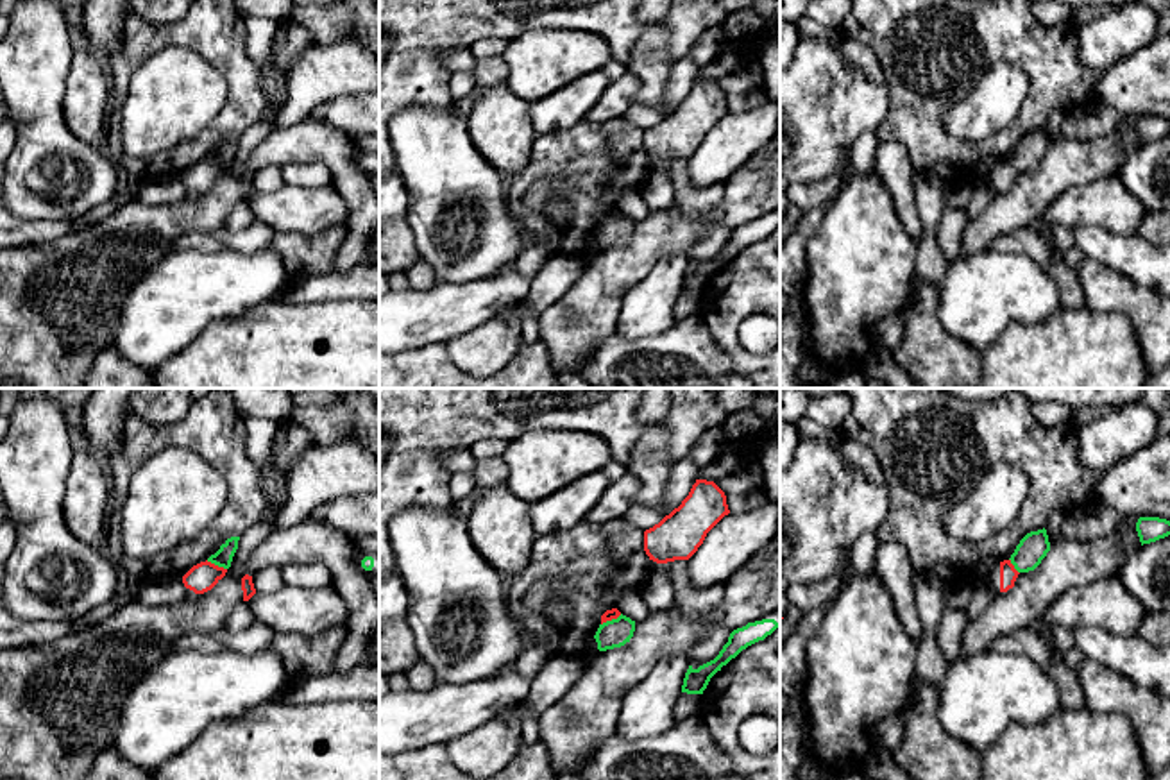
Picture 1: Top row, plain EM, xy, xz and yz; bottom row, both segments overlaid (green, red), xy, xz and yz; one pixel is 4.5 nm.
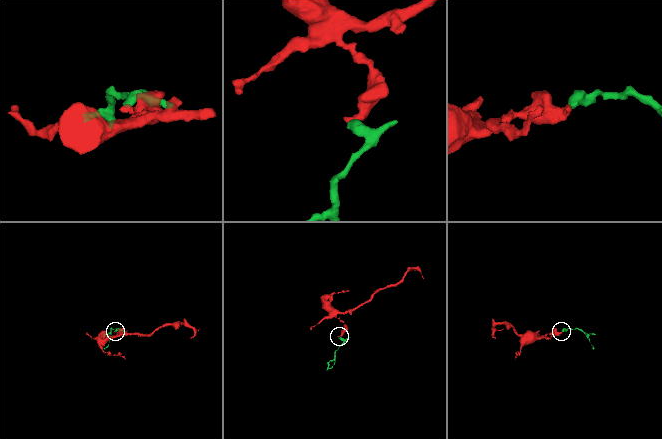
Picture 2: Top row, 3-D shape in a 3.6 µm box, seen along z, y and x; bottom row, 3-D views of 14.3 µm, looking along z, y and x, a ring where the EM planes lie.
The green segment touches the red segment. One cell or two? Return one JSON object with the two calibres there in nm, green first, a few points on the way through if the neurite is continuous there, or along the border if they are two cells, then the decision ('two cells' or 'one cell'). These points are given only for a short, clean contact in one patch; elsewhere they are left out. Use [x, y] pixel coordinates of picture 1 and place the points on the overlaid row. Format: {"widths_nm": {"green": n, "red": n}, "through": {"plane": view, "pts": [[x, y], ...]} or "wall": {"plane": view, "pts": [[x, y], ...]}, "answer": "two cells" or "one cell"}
{"widths_nm": {"green": 80, "red": 130}, "wall": {"plane": "xy", "pts": [[206, 560], [226, 569]]}, "answer": "two cells"}

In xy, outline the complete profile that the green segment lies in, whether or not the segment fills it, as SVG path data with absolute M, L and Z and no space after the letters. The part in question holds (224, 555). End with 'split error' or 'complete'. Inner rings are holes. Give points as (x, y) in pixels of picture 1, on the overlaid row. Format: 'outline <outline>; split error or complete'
outline M240 537L227 538L220 546L220 549L208 558L208 562L211 562L211 564L215 564L218 567L229 569L231 567L231 562L233 562L233 556L234 556L234 553L238 549L238 540L240 540Z; complete

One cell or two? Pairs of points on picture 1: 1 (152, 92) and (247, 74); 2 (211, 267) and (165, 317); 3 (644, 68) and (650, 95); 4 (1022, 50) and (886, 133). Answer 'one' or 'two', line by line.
1: two
2: one
3: one
4: one

